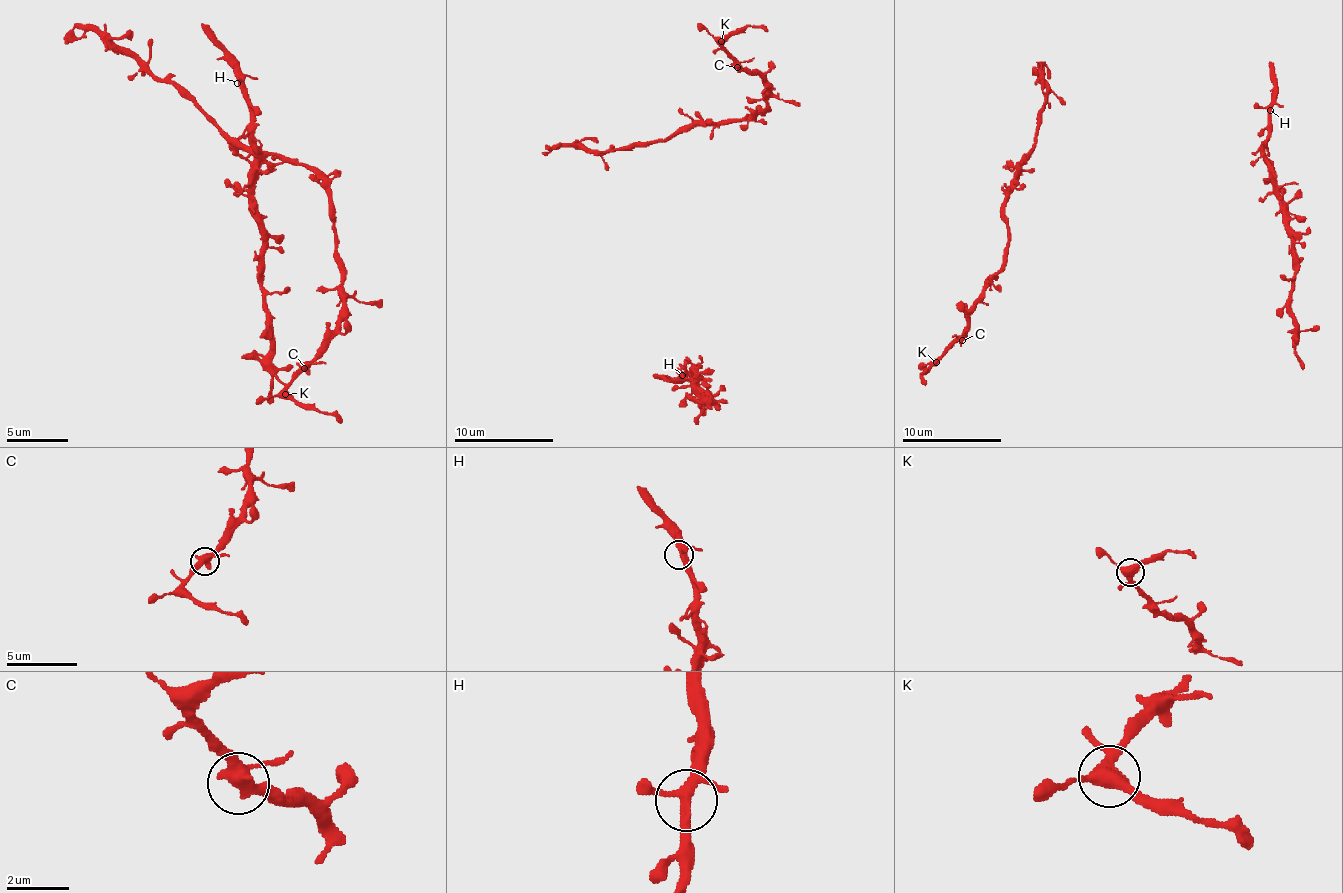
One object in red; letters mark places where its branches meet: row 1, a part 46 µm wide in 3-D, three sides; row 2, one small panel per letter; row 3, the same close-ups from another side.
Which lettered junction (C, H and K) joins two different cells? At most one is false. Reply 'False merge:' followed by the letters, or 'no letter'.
False merge: no letter

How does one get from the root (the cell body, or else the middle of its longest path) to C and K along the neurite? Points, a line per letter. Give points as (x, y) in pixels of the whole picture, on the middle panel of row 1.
C: (608, 169), (608, 152), (762, 112), (766, 85), (737, 67)
K: (608, 169), (608, 152), (665, 142), (697, 124), (739, 122), (766, 107), (766, 85), (722, 40)

